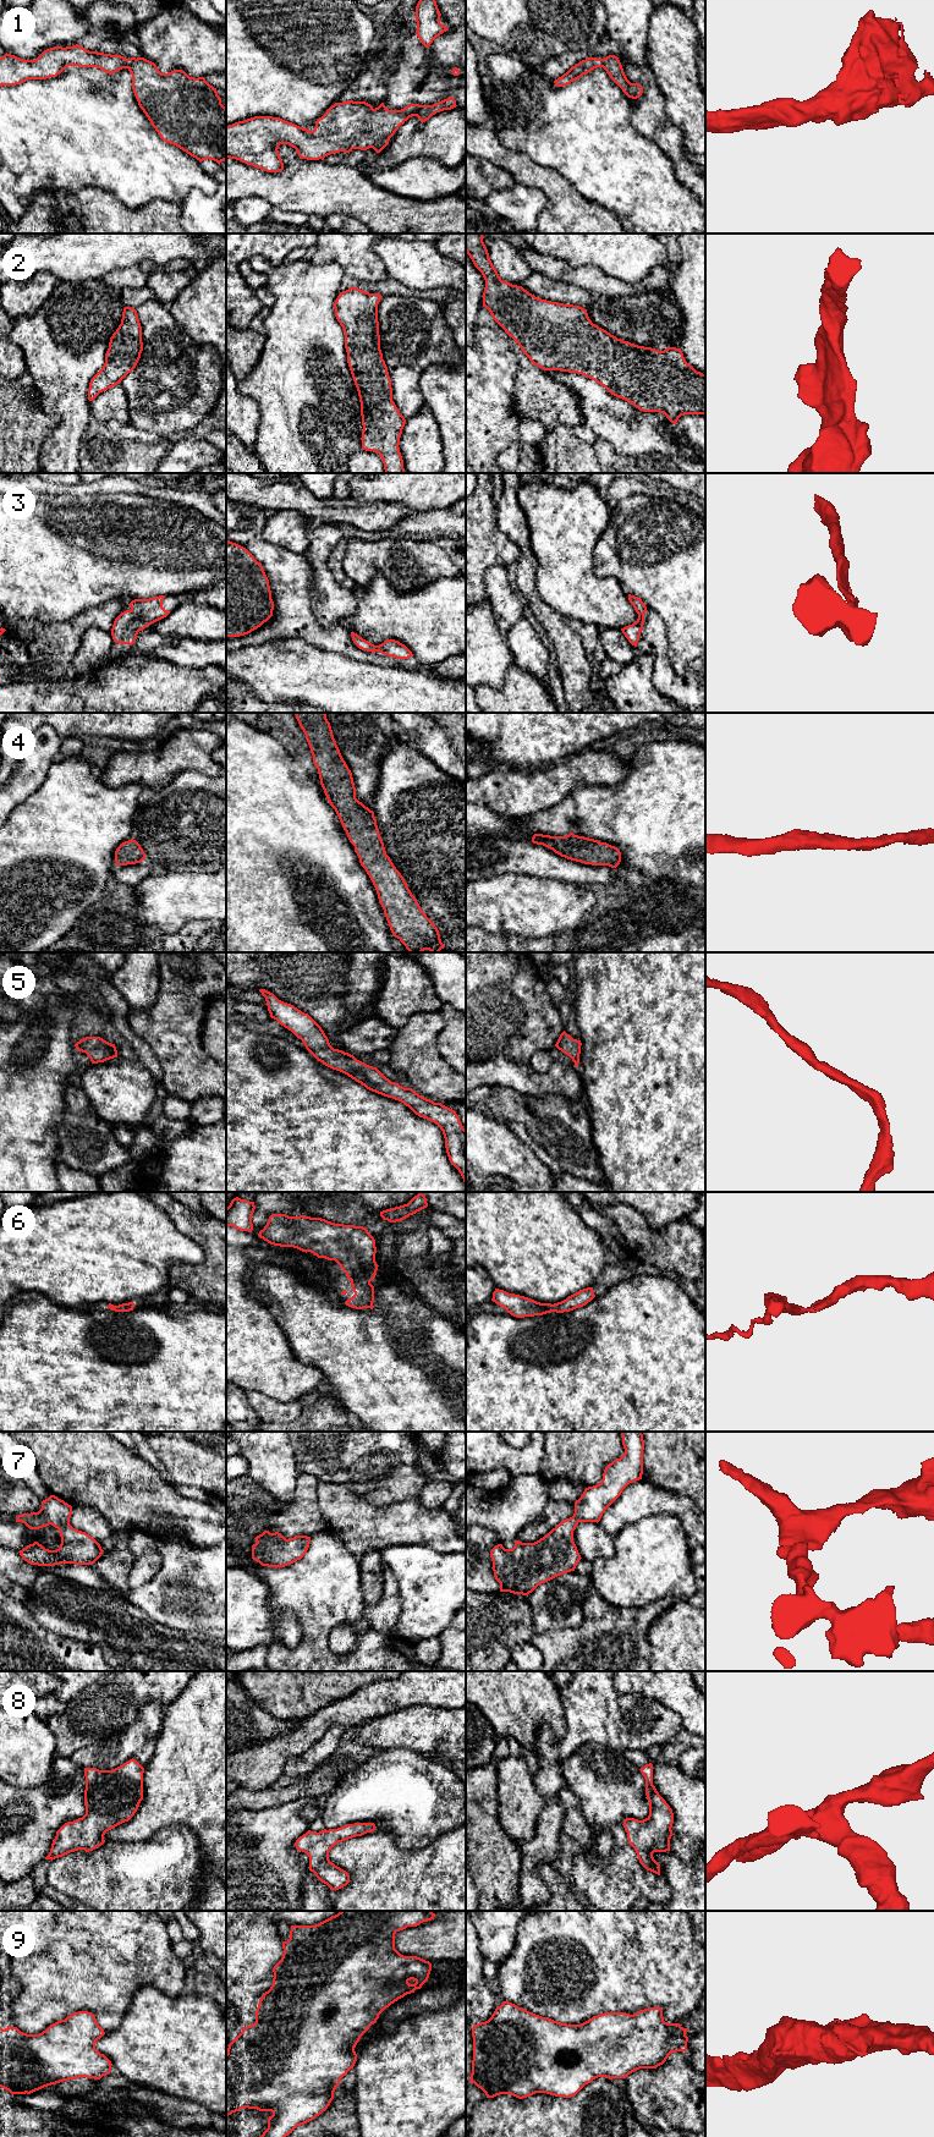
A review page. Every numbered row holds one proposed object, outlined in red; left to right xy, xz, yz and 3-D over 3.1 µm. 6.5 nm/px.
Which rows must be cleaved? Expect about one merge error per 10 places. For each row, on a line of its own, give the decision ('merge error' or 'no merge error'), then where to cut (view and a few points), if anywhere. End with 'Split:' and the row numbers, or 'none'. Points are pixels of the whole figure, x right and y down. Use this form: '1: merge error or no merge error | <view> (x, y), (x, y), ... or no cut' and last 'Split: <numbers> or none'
1: no merge error | no cut
2: no merge error | no cut
3: no merge error | no cut
4: no merge error | no cut
5: no merge error | no cut
6: no merge error | no cut
7: no merge error | no cut
8: no merge error | no cut
9: no merge error | no cut
Split: none

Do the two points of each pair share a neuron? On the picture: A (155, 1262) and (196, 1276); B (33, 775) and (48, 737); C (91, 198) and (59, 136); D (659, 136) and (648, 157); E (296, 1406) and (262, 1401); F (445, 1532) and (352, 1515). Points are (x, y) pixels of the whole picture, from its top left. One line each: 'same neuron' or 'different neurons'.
A: different neurons
B: same neuron
C: different neurons
D: different neurons
E: same neuron
F: same neuron

